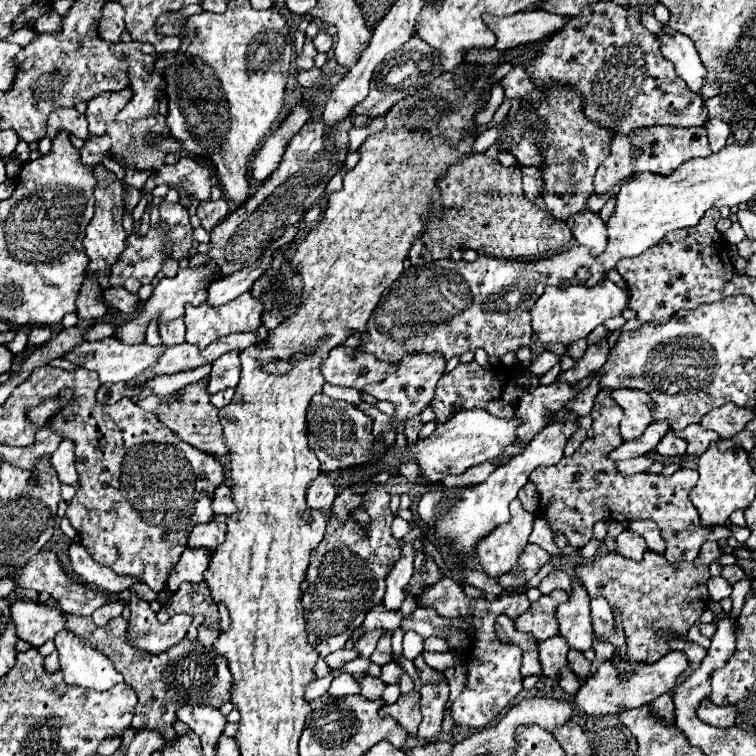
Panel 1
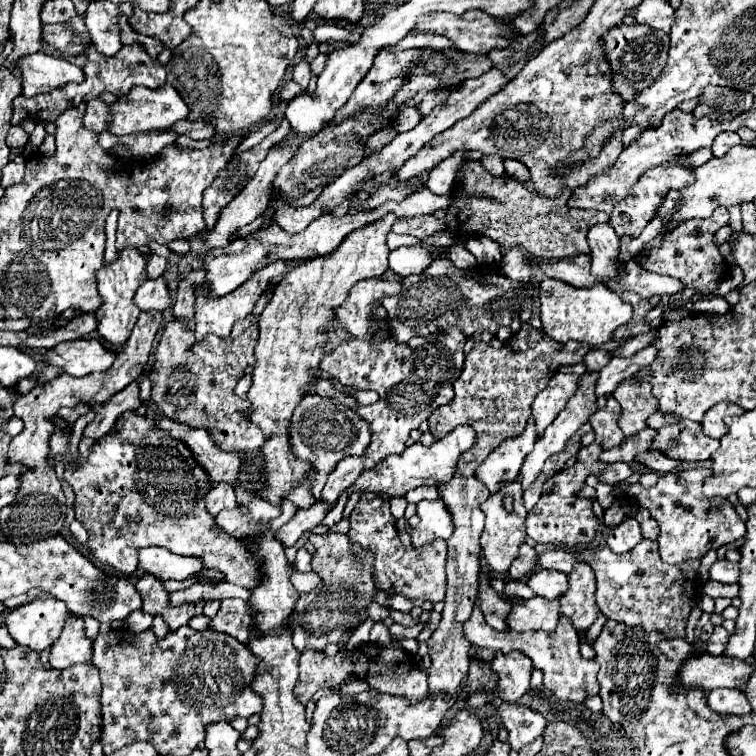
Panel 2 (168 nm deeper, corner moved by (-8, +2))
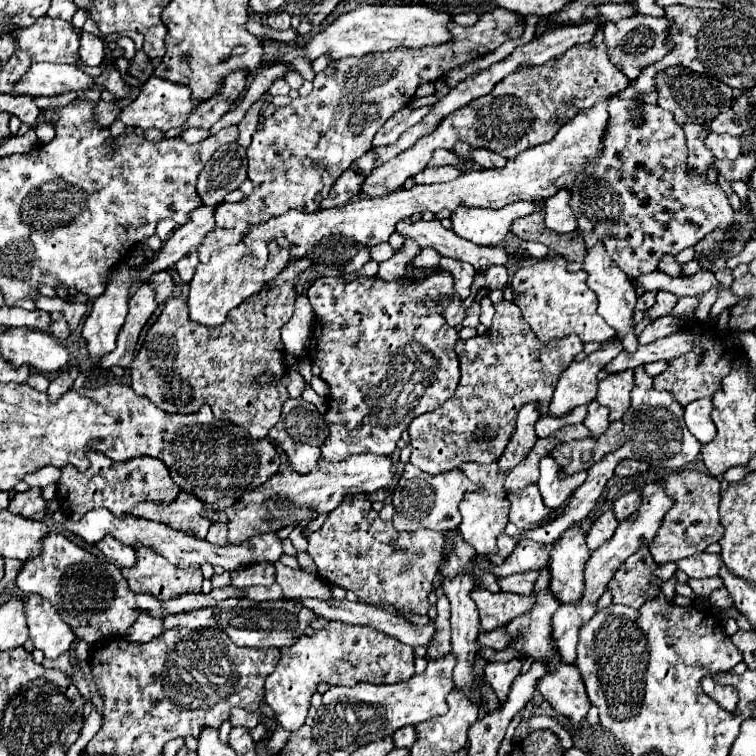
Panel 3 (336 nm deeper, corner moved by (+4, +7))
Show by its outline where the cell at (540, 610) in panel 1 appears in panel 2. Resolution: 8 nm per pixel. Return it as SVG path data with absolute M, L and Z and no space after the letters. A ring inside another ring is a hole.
M532 597L522 605L514 605L508 615L508 625L514 631L552 631L560 619L560 601Z

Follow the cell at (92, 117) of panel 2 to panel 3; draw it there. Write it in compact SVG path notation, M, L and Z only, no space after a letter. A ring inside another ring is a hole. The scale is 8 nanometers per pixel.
M100 100L98 106L96 106L96 120L98 120L104 128L108 128L108 126L118 118L120 110L122 110L120 106L116 106L116 104L112 104L112 102Z

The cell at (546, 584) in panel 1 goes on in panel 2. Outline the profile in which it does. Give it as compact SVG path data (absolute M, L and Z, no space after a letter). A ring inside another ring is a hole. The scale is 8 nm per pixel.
M540 569L528 579L528 585L536 595L556 599L568 591L568 575L554 569Z

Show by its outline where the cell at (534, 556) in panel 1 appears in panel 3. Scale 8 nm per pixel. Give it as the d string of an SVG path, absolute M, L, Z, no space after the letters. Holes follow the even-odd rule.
M500 534L498 540L496 540L496 544L498 544L498 554L496 554L496 558L488 558L488 560L490 560L492 564L502 564L504 558L510 556L510 552L514 550L516 540L512 540L512 538L506 536L506 534Z

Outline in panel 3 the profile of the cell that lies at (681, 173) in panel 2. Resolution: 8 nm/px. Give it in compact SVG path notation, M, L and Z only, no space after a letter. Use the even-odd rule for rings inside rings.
M610 96L608 114L608 132L604 132L602 152L598 158L588 160L584 170L576 174L576 180L570 186L570 208L576 214L576 230L584 236L586 248L592 248L600 240L618 268L634 280L636 276L654 272L660 256L674 256L684 248L694 246L708 232L728 228L732 224L734 210L718 184L710 182L706 176L692 176L694 168L690 168L686 160L688 148L684 130L676 124L672 112L644 104L642 124L632 124L632 104L618 96Z

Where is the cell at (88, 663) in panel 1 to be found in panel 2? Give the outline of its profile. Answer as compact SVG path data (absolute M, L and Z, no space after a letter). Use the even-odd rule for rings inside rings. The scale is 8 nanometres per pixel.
M72 617L64 625L58 641L52 645L50 665L54 669L68 669L78 663L92 663L92 641L84 633L82 619Z

